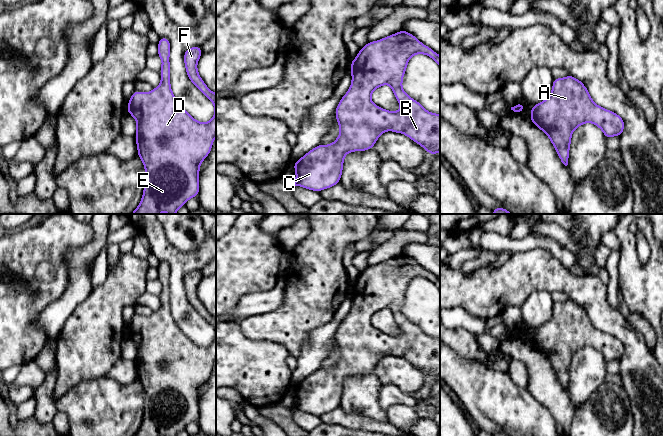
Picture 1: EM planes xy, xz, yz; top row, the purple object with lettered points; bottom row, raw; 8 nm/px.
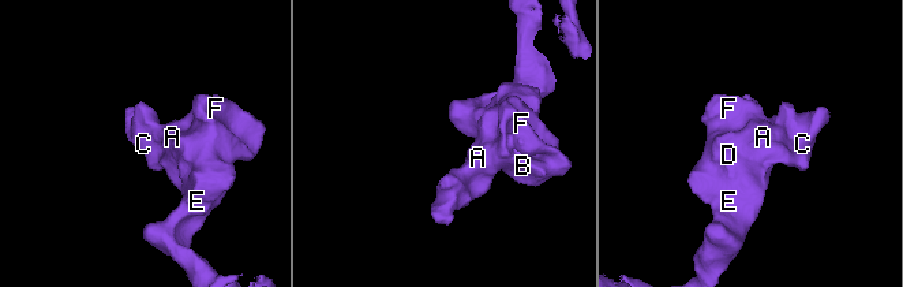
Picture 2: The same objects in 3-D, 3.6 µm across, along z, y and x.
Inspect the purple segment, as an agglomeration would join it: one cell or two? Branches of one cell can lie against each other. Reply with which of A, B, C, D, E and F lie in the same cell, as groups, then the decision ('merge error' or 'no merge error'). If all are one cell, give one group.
A B C D E F | no merge error

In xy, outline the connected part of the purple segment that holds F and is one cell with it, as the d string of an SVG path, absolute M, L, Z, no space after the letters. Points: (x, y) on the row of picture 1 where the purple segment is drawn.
M161 37L158 42L158 56L162 60L161 83L149 93L134 91L127 112L137 122L136 143L138 157L145 166L144 192L138 207L131 214L175 214L192 197L197 197L200 164L209 155L216 137L216 94L212 92L197 71L197 62L203 51L201 47L188 48L184 52L184 64L190 81L214 104L213 118L202 123L179 104L170 86L170 41Z

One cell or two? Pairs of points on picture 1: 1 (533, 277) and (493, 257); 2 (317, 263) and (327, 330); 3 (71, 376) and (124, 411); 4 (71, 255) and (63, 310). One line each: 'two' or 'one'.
1: two
2: two
3: two
4: one

